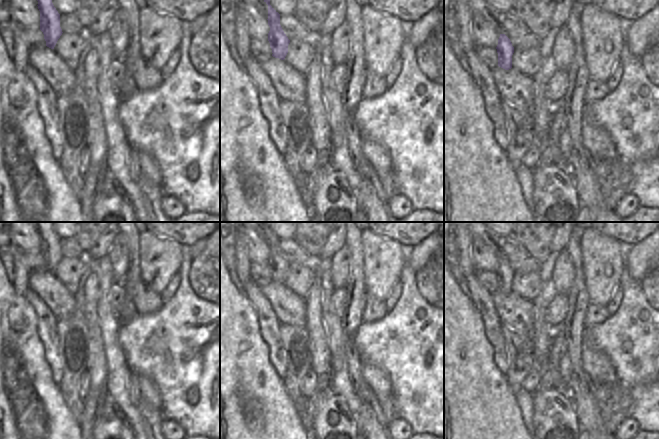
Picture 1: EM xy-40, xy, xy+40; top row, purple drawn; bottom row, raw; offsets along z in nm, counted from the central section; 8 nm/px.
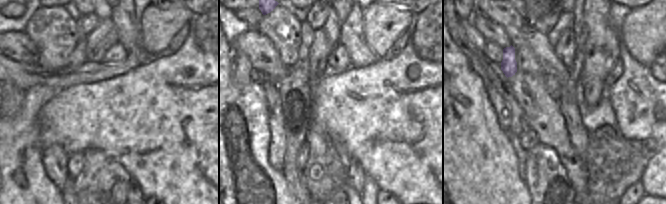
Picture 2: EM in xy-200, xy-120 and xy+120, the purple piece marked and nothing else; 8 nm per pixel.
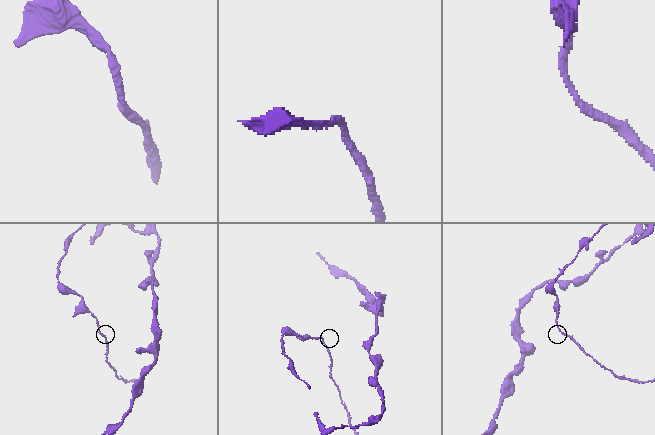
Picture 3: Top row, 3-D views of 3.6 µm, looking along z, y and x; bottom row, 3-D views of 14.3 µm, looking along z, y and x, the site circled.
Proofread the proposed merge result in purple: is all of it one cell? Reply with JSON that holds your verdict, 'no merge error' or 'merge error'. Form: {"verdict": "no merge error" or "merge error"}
{"verdict": "merge error"}

